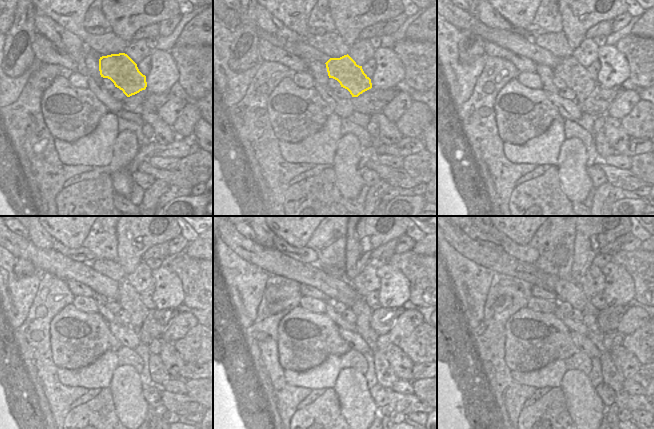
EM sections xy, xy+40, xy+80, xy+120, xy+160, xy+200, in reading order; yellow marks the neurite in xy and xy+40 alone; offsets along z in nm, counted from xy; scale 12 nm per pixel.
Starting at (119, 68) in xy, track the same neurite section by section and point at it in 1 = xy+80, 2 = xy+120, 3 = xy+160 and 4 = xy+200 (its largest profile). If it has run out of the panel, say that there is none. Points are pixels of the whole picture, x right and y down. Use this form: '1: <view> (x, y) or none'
1: xy+80 (576, 77)
2: xy+120 (129, 300)
3: xy+160 (384, 373)
4: xy+200 (611, 377)

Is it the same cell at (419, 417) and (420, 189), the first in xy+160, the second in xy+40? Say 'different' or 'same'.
same

